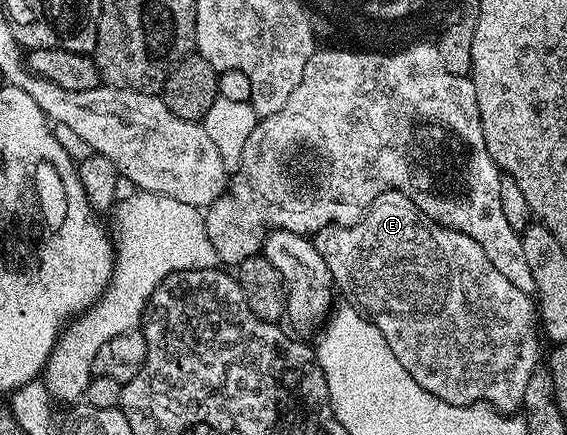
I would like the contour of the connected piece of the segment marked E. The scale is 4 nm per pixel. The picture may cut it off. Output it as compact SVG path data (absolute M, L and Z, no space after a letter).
M383 192L381 196L374 198L374 202L369 206L367 212L356 223L328 224L322 230L315 232L314 243L318 254L322 254L326 266L330 270L339 295L341 292L348 299L345 301L351 307L374 326L378 326L378 330L382 330L382 338L386 338L386 346L390 346L390 350L394 350L394 358L398 358L398 362L402 362L402 366L406 366L410 378L414 378L414 382L418 382L418 386L422 386L422 390L434 394L434 398L438 398L442 402L450 402L454 406L488 404L491 408L497 408L499 412L512 414L523 405L530 374L534 374L534 370L542 360L542 352L540 356L541 337L538 335L538 309L529 293L518 290L518 286L514 282L509 282L498 271L498 266L494 266L494 262L490 262L490 258L486 258L486 250L482 250L482 246L478 246L478 242L474 242L474 238L470 238L458 230L450 230L440 224L435 224L426 214L422 214L422 210L418 210L418 206L414 206L414 202L410 198L406 198L402 193Z

